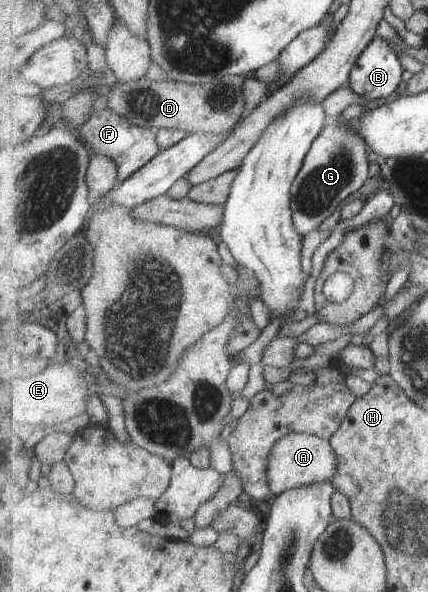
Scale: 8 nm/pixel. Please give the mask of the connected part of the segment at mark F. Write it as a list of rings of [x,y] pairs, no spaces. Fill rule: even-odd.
[[[108,108],[93,114],[93,117],[79,129],[83,141],[94,151],[94,155],[110,157],[117,164],[119,182],[126,182],[135,172],[138,172],[162,152],[155,132],[155,129],[134,126],[123,116]]]

